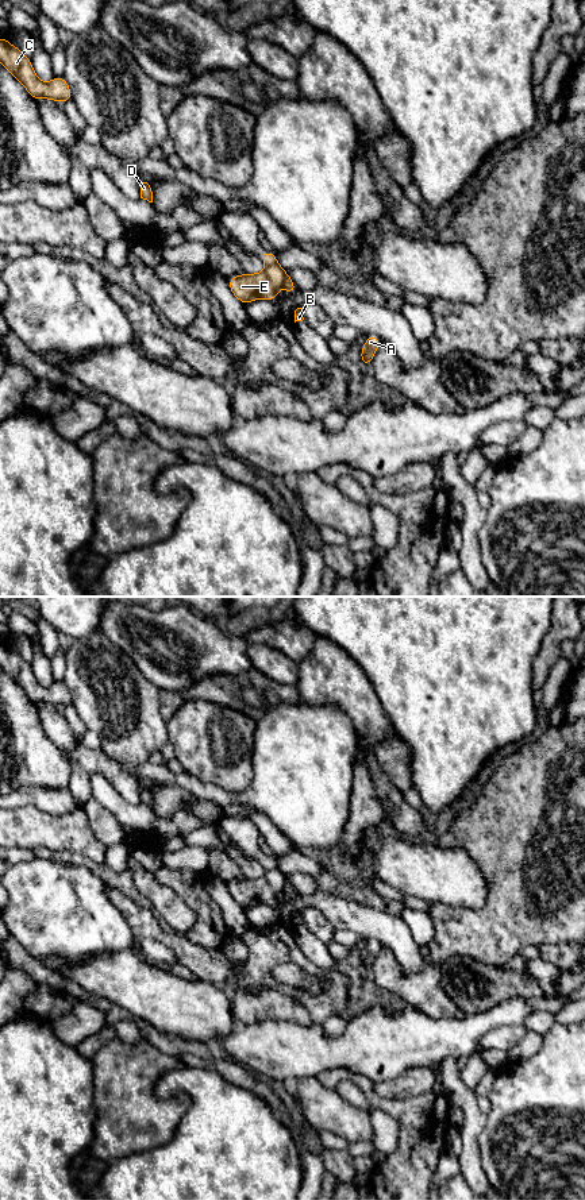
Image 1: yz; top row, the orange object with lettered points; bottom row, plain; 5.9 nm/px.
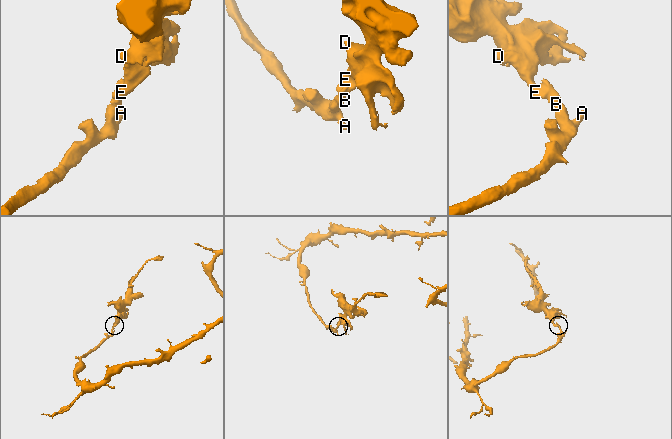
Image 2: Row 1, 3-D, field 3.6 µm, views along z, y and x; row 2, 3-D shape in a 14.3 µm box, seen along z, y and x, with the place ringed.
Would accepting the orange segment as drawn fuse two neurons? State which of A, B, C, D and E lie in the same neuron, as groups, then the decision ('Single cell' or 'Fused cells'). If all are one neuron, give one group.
Groups: A B / C D E. Fused cells

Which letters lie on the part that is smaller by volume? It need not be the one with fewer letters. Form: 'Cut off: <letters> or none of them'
Cut off: C, D, E

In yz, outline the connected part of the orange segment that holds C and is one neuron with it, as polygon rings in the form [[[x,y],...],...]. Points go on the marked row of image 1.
[[[7,38],[0,39],[0,63],[27,89],[36,101],[49,99],[57,103],[72,100],[72,90],[65,77],[54,77],[50,82],[42,82],[34,72],[31,59],[23,51],[12,46]]]

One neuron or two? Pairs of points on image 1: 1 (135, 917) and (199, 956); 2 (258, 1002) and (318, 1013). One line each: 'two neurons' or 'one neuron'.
1: one neuron
2: two neurons

